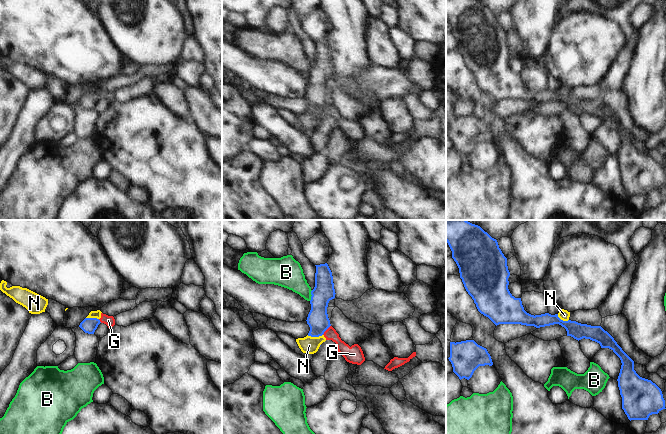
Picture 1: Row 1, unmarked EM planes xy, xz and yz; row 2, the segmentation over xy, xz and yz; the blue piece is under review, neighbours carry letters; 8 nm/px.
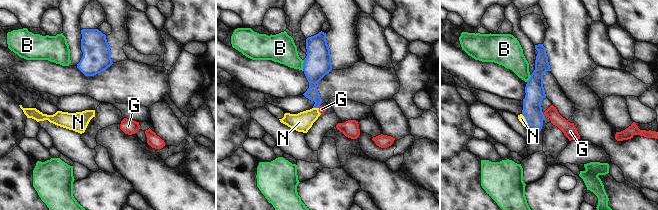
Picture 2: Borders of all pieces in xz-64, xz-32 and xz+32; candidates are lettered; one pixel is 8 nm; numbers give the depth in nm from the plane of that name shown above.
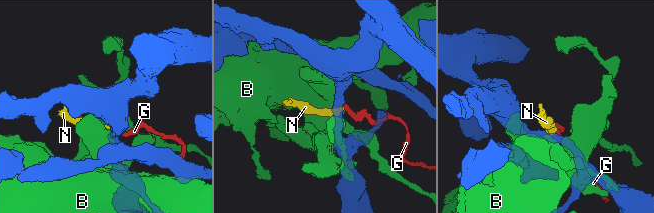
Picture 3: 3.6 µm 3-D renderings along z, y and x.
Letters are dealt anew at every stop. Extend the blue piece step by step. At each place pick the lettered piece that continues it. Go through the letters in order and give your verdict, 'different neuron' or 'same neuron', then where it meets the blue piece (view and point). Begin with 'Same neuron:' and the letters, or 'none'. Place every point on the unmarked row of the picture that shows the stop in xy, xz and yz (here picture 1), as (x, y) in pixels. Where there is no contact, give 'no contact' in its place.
Same neuron: none
B: different neuron; contact xz (311, 70)
G: different neuron; contact xz (326, 105)
N: different neuron; contact xz (314, 112)

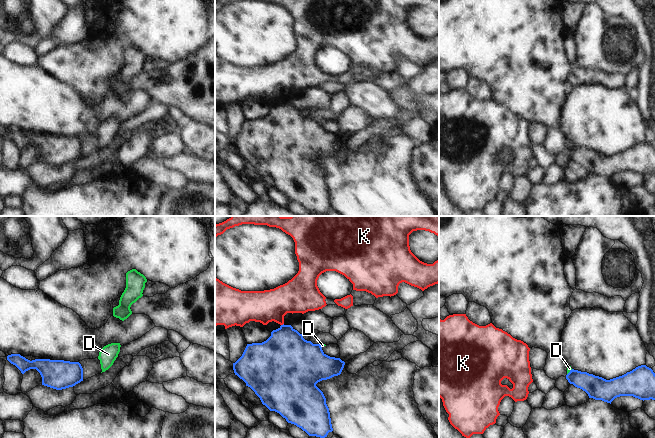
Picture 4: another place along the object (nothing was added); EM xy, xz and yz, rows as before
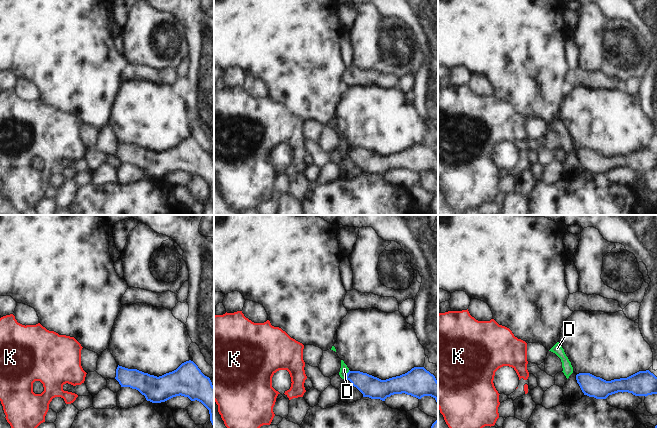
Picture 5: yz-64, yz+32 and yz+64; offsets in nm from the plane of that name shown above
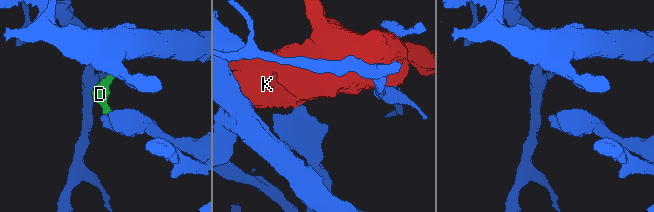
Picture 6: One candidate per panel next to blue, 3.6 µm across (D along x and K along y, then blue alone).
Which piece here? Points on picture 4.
Same neuron: none
D: different neuron; contact yz (569, 148)
K: different neuron; contact xz (283, 100)

